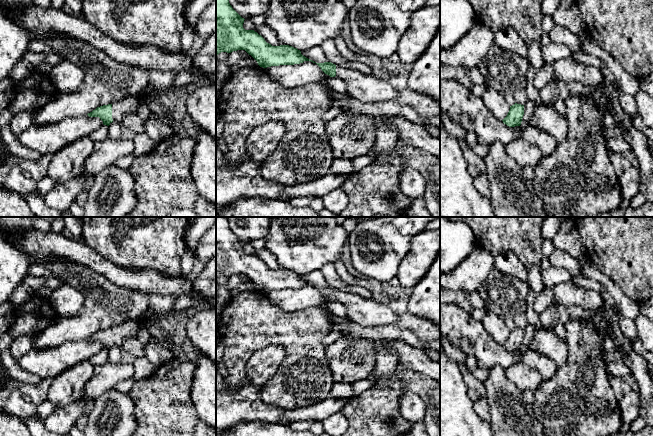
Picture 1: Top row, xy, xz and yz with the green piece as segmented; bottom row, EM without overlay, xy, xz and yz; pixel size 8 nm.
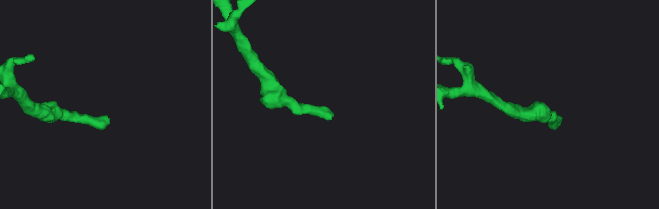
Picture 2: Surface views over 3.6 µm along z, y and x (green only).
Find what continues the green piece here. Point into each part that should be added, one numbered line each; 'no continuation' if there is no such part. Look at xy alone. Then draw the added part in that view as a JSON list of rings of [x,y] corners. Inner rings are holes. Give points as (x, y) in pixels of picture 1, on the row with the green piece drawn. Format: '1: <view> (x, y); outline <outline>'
1: xy (120, 109); outline [[[141,95],[140,97],[127,97],[121,101],[112,103],[112,119],[121,123],[126,115],[136,113],[140,103],[147,104],[148,99]]]

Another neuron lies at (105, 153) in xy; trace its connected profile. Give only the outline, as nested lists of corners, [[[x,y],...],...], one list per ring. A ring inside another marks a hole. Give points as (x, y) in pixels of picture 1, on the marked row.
[[[106,138],[103,141],[95,142],[91,155],[84,163],[85,174],[87,176],[99,174],[117,159],[130,154],[133,149],[133,141],[121,138],[116,140]]]

